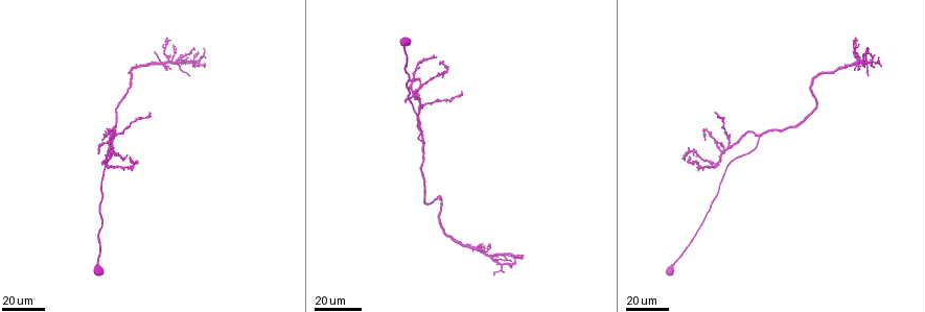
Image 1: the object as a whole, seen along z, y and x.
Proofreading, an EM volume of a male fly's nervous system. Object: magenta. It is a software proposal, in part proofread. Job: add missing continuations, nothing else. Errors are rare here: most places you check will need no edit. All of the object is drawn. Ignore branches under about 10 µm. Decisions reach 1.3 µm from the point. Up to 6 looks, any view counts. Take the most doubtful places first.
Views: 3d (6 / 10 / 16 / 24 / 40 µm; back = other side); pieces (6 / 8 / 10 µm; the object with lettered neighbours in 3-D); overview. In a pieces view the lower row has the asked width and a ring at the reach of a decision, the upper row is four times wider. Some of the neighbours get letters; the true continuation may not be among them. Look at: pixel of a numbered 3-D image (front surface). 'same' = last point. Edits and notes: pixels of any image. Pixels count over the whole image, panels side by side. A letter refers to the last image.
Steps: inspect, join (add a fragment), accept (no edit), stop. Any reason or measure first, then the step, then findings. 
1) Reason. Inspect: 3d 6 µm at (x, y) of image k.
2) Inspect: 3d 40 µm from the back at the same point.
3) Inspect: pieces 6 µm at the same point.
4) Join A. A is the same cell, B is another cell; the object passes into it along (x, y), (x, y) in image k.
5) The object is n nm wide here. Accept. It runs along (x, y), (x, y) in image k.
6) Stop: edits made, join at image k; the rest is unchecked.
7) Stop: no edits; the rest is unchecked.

End of a long branch. Inspect: 3d 40 µm at (151, 111) of image 1.

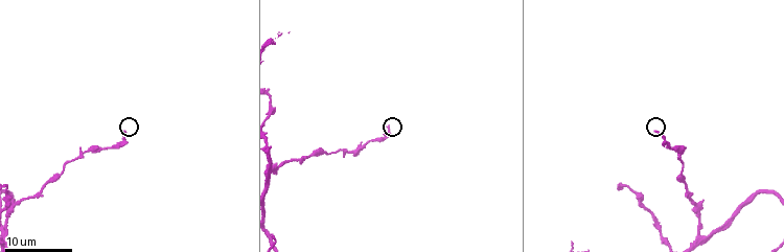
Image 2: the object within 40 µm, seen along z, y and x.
Inspect: pieces 6 µm at (655, 131) of image 2.

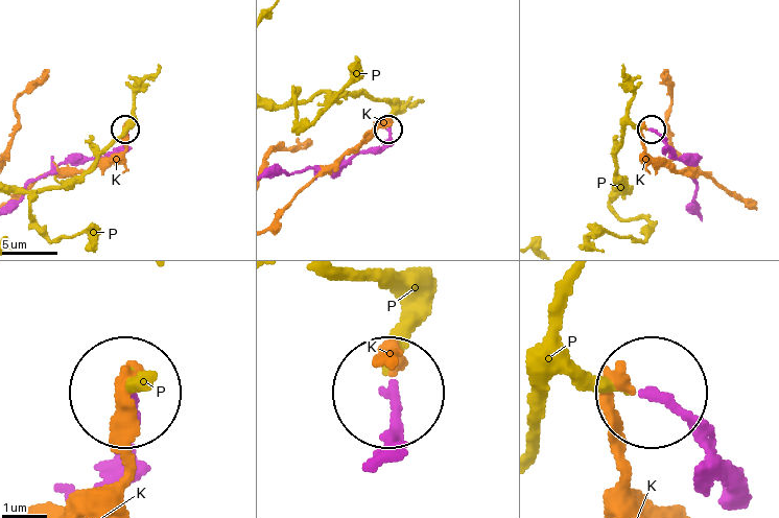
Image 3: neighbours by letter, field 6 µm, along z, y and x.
The object is 210 nm wide here. Accept. K and P are other cells; no lettered fragment goes on from it.

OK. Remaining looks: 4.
Long arm stops here. Inspect: 3d 24 µm at (690, 157) of image 1.

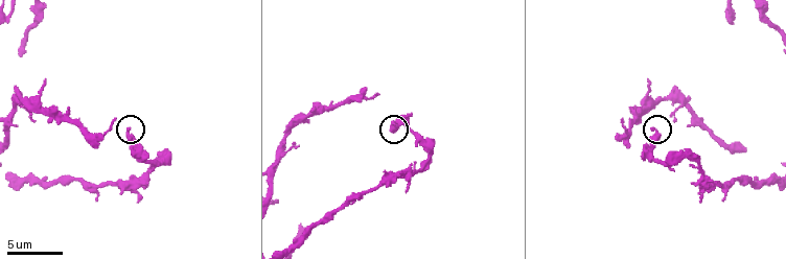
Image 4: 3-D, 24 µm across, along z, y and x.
See the neighbours. Inspect: pieces 10 µm at (129, 127) of image 4.

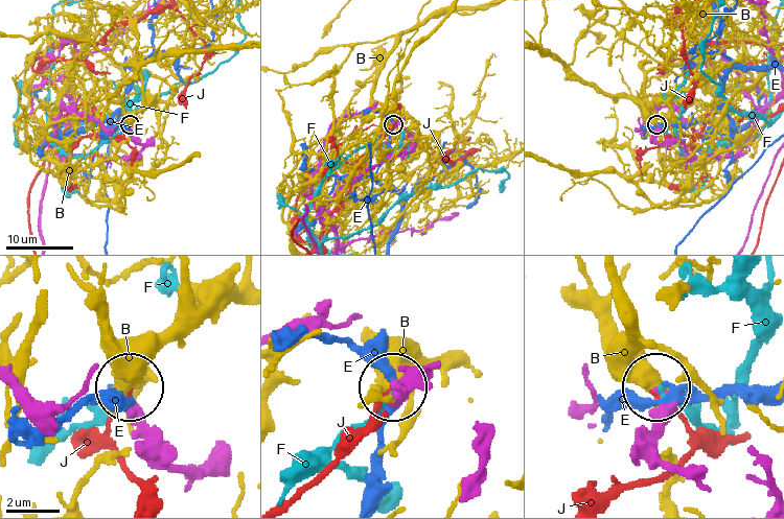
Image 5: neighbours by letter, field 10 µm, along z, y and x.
The object is 190 nm wide here. Accept. B, E, F and J are other cells; it runs along (691, 466), (677, 470), (660, 456), (658, 392) in image 5; no lettered fragment goes on from it.

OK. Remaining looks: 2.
Branch stops here. Inspect: 3d 6 µm at (647, 82) of image 4.

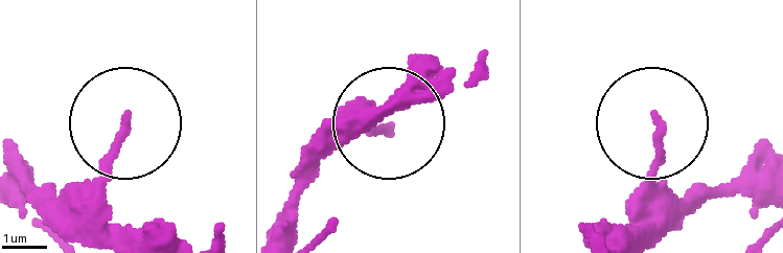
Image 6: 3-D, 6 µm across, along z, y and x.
Inspect: pieces 10 µm at (389, 126) of image 6.

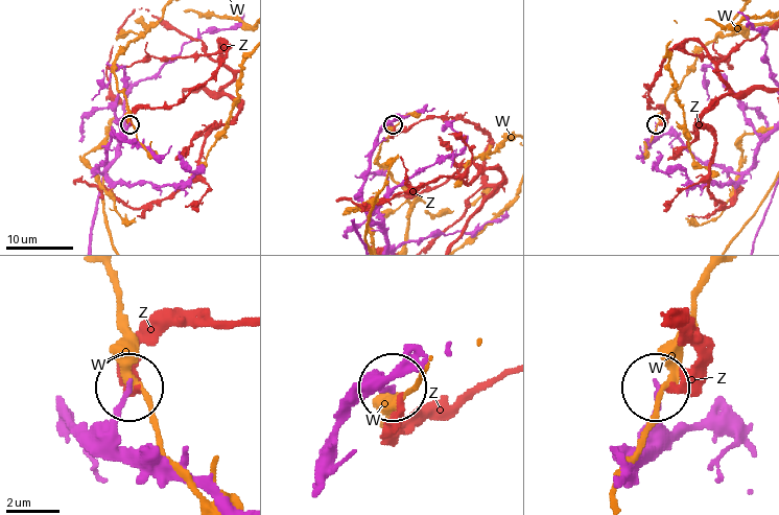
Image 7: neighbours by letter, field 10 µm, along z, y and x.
Accept. W and Z are other cells; it runs along (747, 169), (705, 164), (677, 138), (658, 133), (655, 123) in image 7; none of them fits.

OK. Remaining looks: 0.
Stop: no edits; the rest is unchecked.

